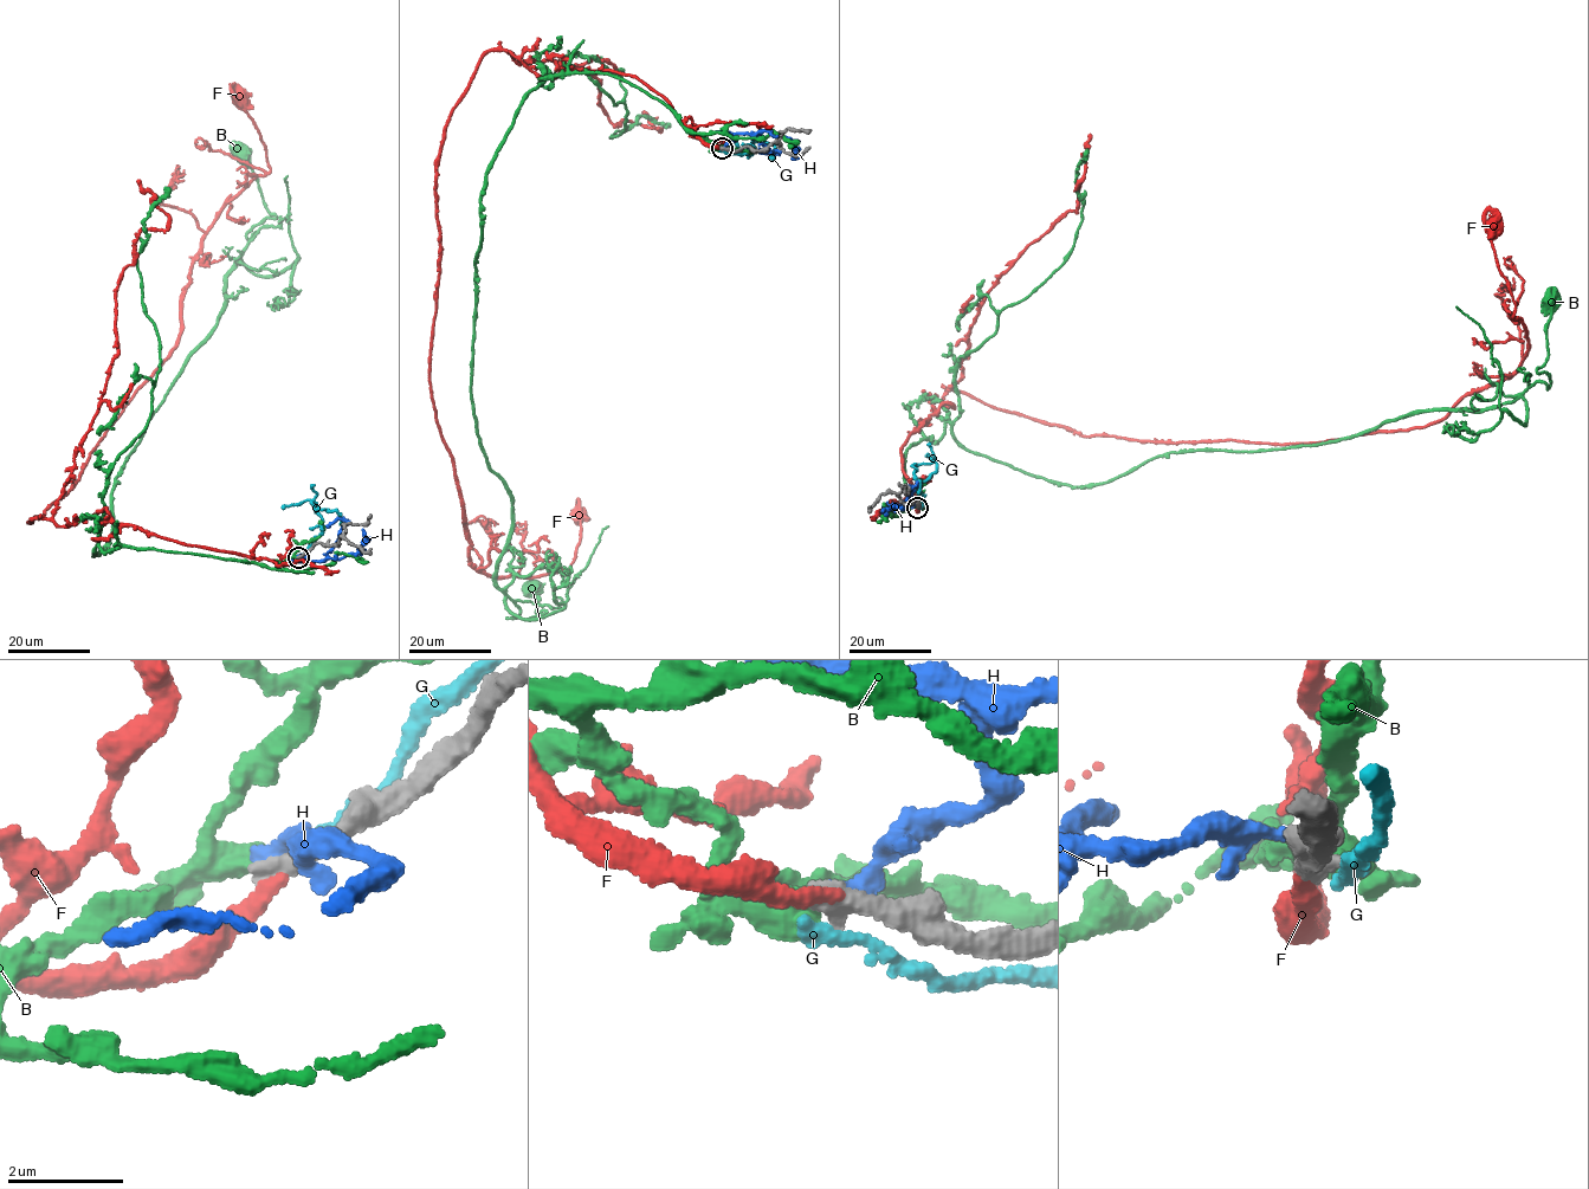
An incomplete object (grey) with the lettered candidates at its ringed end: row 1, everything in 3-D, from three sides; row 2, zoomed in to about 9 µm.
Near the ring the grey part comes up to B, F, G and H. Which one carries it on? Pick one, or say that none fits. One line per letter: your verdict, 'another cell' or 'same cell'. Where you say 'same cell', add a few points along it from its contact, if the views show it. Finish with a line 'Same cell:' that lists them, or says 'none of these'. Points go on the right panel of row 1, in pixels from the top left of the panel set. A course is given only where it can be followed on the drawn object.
B: another cell
F: same cell; course (918, 508), (900, 450), (950, 389), (1169, 444), (1438, 422), (1528, 349), (1494, 225)
G: another cell
H: another cell
Same cell: F

